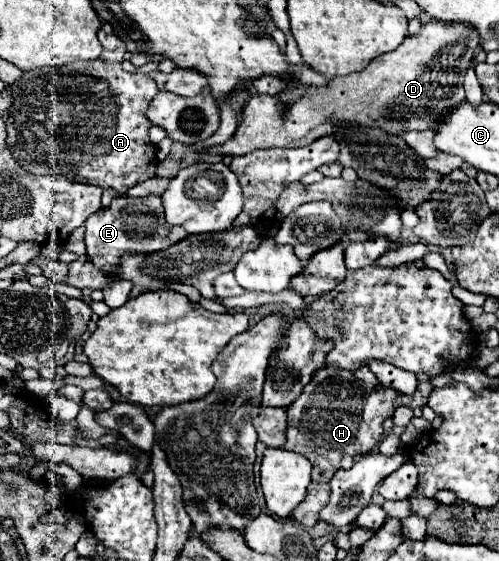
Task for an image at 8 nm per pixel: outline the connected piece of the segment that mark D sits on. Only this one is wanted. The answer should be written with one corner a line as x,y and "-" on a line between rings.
432,19
416,33
402,41
402,45
390,53
374,59
362,73
334,77
326,87
308,85
308,91
296,87
292,91
284,91
282,95
252,95
252,99
244,105
238,129
230,141
224,145
212,147
212,153
224,155
244,155
254,149
270,149
270,147
304,147
324,135
330,135
334,129
334,121
350,121
366,127
380,127
388,133
402,131
422,131
434,129
438,123
438,115
446,115
450,107
458,107
458,103
466,101
464,97
464,75
472,67
476,51
480,47
478,33
470,23
446,23

